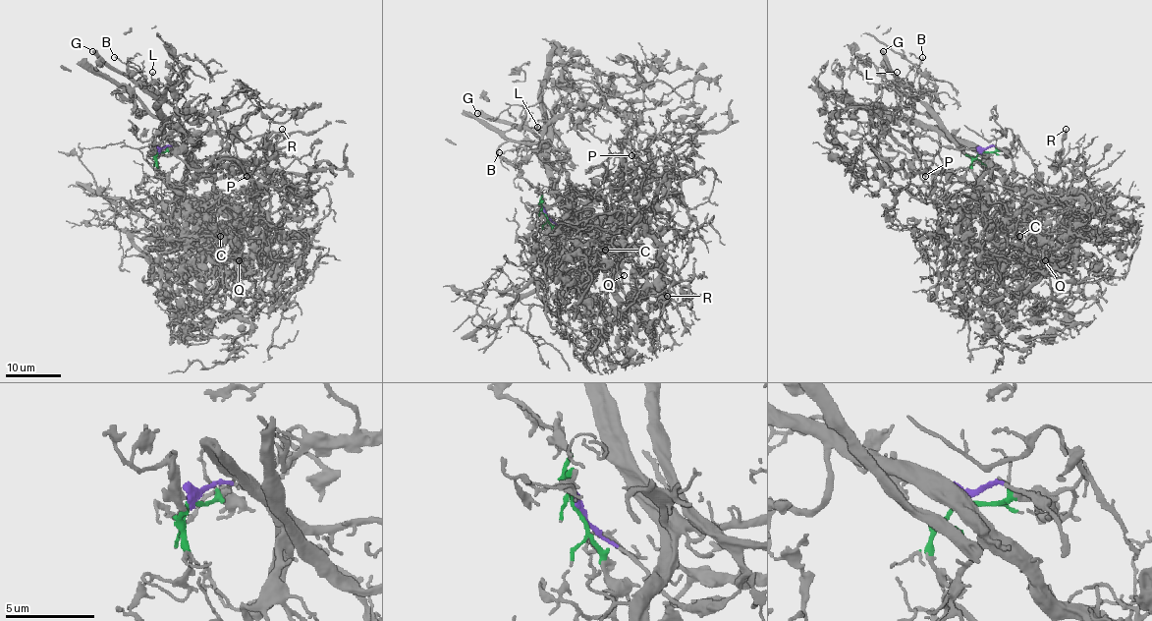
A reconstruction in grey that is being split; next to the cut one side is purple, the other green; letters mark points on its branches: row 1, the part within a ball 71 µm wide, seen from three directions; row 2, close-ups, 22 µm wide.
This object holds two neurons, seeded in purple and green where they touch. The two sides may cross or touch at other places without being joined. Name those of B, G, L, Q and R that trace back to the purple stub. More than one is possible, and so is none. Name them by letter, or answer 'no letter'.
B, G, L

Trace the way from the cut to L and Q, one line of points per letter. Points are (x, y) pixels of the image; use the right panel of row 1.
L: (981, 152), (995, 145), (1009, 155), (1013, 169), (995, 178), (971, 158), (919, 101), (901, 89), (896, 72)
Q: (981, 152), (1018, 142), (1035, 196), (1085, 209), (1059, 255), (1025, 265), (1045, 261)

